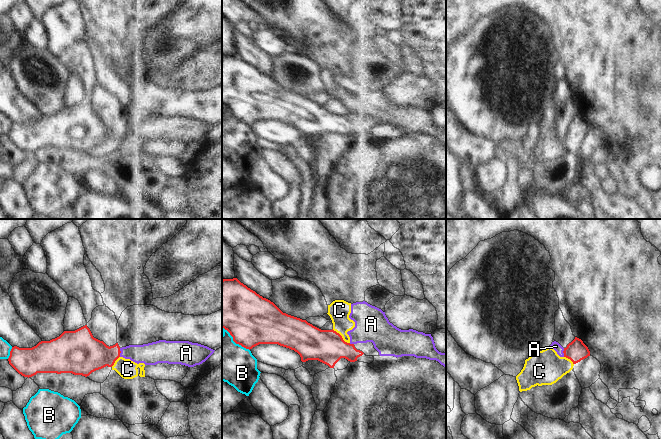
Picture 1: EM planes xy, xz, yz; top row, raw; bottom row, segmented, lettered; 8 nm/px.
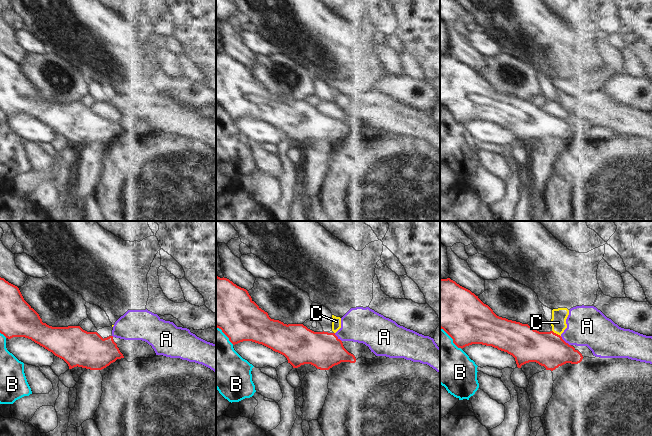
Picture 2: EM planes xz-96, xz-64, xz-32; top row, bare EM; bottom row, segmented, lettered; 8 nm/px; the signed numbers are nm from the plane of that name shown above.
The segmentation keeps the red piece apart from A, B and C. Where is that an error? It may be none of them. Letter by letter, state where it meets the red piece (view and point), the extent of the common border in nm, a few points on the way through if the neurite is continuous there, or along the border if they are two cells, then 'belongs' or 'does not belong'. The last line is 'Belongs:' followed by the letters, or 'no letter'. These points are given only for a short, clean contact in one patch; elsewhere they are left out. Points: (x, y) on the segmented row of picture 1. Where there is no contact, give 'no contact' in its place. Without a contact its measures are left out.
A: contact xy (120, 352); length 70 nm; border xy (119, 348), (120, 356); does not belong
B: contact xz (234, 341); length 300 nm; does not belong
C: contact xz (341, 336); length 180 nm; border xz (332, 329), (349, 343); does not belong
Belongs: no letter

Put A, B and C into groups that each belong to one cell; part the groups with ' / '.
A C / B

